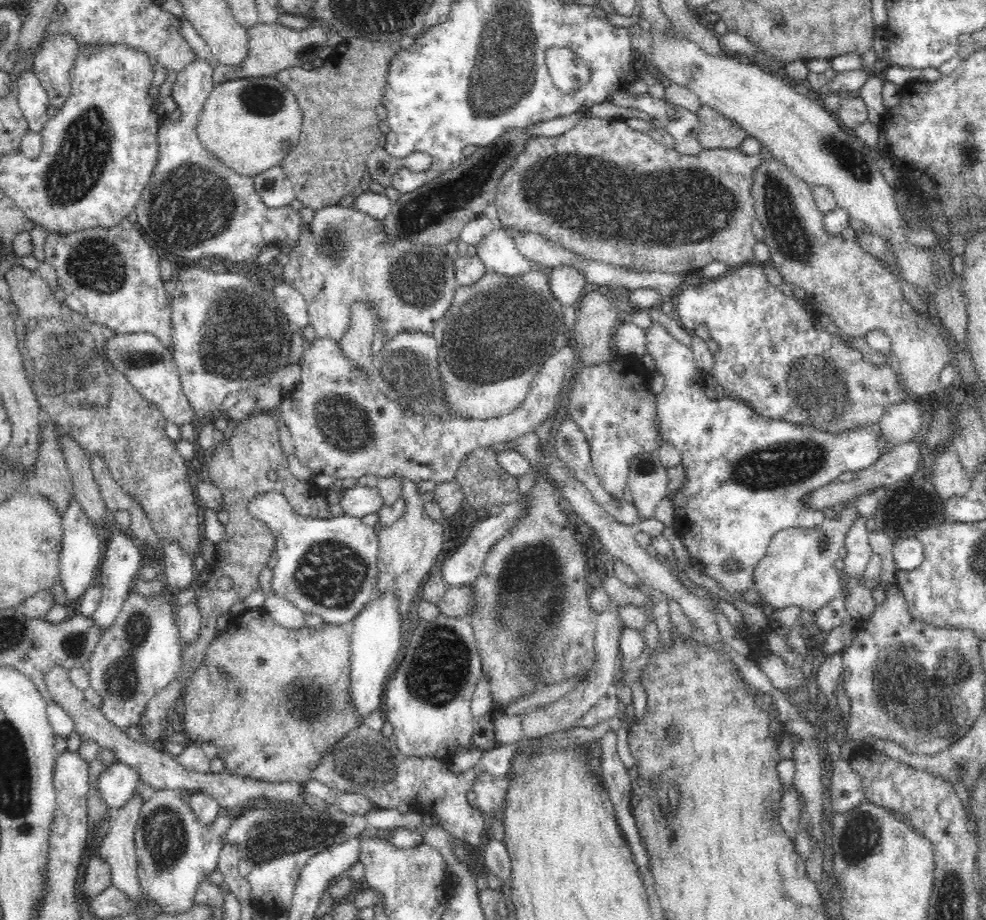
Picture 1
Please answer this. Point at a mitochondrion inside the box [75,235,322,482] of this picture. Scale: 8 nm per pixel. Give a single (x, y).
(242, 340)

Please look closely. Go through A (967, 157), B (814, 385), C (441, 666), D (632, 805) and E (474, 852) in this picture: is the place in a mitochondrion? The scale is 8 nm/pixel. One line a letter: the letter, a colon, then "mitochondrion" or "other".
A: mitochondrion
B: mitochondrion
C: mitochondrion
D: other
E: other

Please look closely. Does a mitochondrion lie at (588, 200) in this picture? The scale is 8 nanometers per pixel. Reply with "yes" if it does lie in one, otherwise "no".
yes

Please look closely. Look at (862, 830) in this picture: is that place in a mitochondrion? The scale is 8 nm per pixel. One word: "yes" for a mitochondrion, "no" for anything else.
yes

